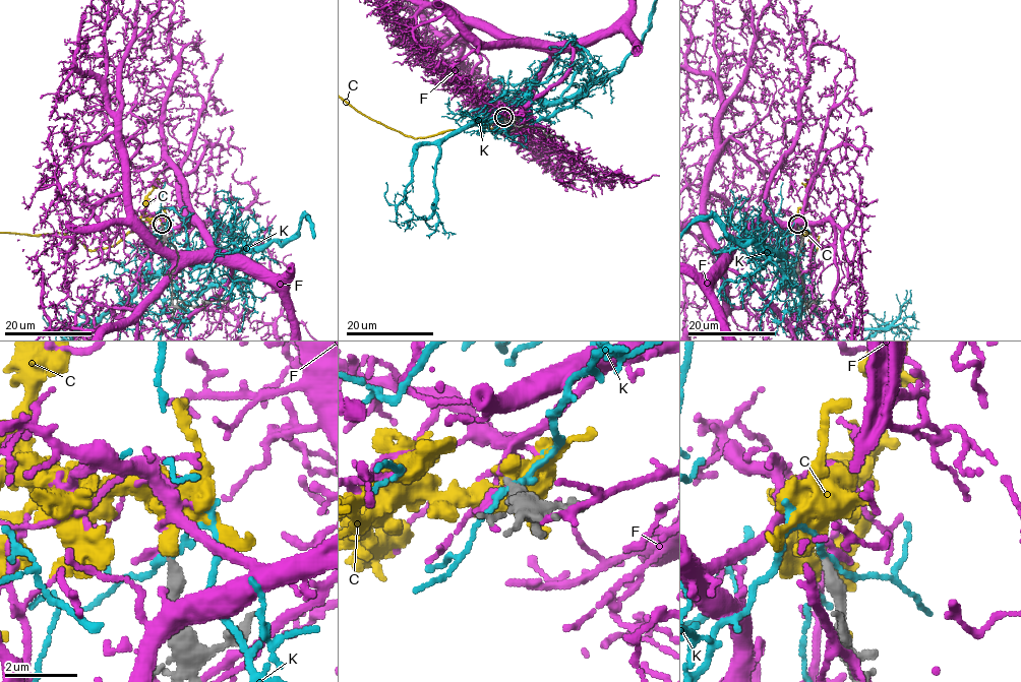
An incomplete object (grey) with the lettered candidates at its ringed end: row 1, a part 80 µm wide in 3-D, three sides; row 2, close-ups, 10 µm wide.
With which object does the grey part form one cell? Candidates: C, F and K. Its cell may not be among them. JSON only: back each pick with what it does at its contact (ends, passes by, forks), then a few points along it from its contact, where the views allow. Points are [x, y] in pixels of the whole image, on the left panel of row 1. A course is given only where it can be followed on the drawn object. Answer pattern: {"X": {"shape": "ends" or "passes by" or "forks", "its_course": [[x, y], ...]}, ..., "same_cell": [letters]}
{"same_cell": []}

